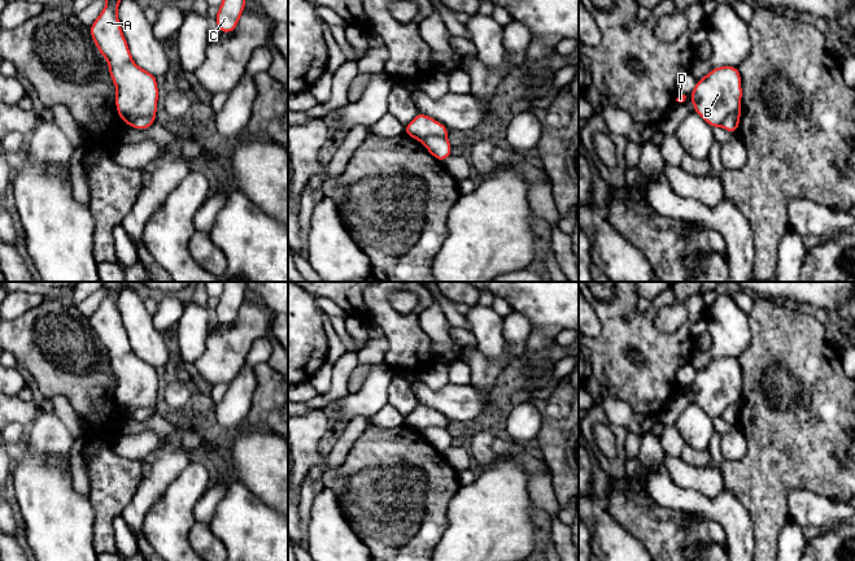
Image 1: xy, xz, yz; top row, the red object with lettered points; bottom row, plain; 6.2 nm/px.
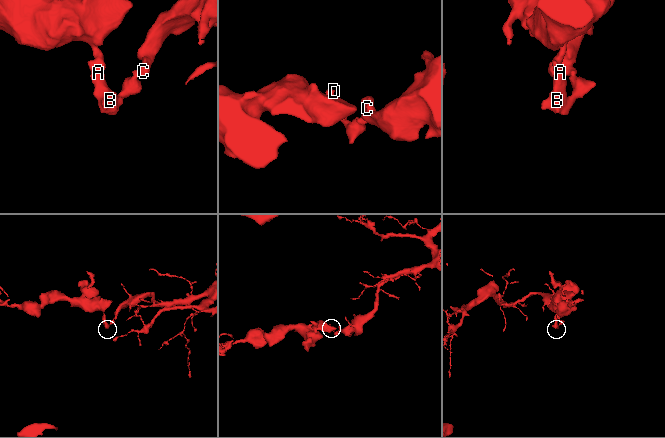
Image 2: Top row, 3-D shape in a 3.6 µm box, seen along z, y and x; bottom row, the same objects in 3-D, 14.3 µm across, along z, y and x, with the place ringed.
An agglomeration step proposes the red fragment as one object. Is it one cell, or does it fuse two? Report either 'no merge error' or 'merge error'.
merge error

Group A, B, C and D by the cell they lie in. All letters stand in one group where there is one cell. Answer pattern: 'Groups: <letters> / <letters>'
Groups: A B D / C

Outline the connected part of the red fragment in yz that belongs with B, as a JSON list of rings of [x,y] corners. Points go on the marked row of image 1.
[[[719,66],[697,81],[690,94],[694,113],[699,114],[712,129],[723,125],[725,118],[741,108],[742,87],[737,66]]]

